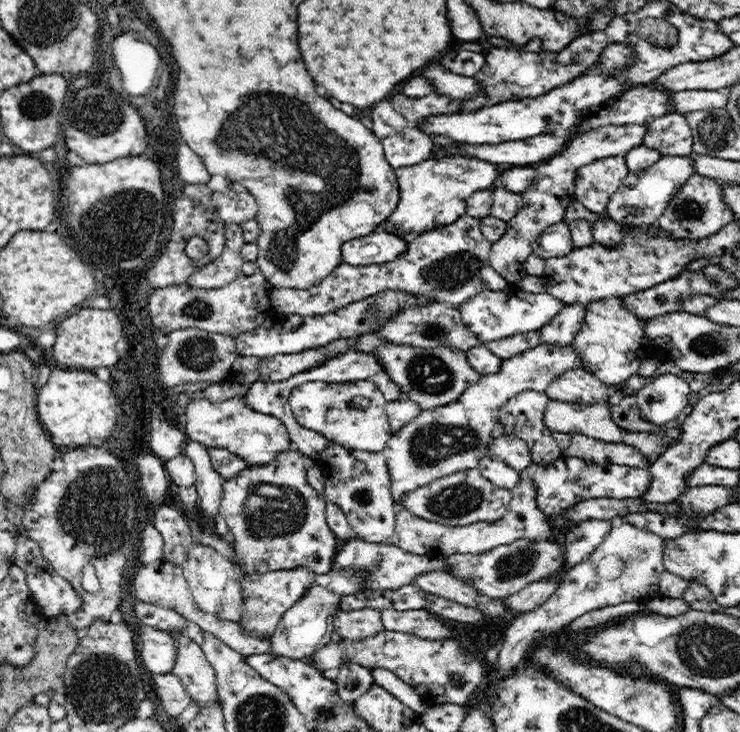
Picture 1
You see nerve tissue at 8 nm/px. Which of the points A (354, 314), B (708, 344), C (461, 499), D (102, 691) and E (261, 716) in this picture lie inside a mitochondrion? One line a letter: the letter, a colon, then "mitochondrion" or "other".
A: other
B: mitochondrion
C: mitochondrion
D: mitochondrion
E: mitochondrion

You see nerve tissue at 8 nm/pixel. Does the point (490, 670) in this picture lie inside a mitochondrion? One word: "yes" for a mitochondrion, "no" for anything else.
no

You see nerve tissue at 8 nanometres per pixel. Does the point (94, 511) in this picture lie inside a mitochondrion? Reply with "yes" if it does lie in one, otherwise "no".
yes

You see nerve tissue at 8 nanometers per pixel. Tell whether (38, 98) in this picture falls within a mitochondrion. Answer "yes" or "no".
yes

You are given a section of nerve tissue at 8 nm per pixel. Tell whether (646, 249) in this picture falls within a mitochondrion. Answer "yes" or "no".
yes

